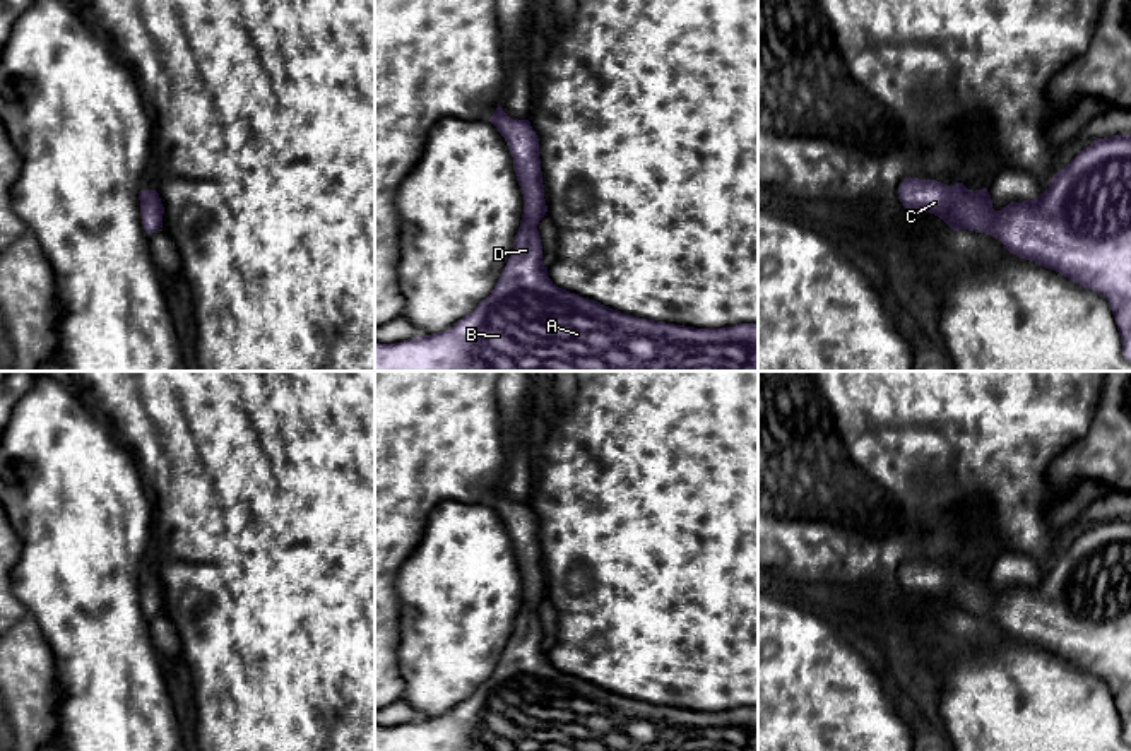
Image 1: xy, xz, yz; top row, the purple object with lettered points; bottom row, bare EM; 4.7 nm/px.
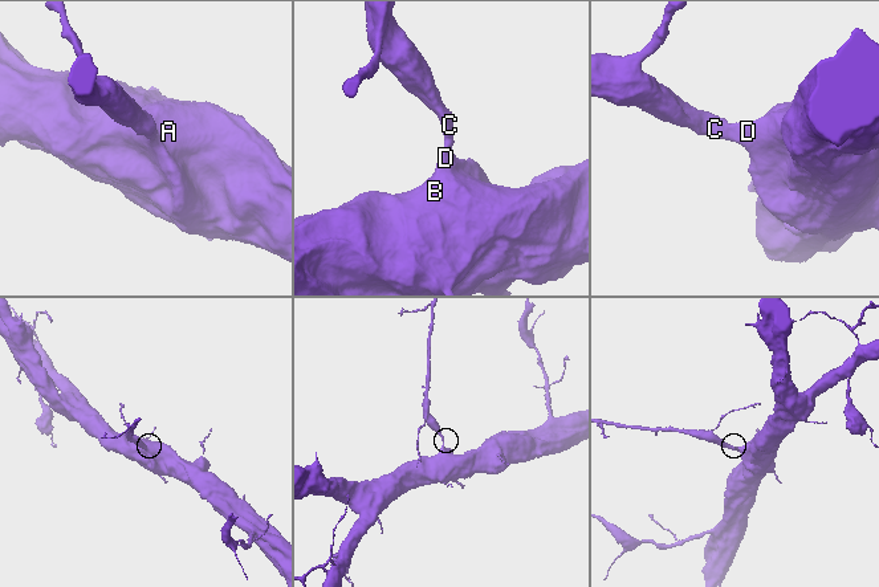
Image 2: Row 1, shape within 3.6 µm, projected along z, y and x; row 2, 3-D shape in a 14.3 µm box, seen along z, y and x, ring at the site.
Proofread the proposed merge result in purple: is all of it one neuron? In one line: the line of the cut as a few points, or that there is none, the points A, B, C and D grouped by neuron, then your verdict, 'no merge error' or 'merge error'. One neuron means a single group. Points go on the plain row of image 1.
cut none; groups A B C D; no merge error

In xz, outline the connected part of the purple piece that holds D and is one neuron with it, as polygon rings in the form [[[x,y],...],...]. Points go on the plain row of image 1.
[[[500,486],[489,505],[510,532],[513,554],[525,585],[512,638],[491,677],[448,713],[395,727],[375,724],[375,751],[758,751],[758,707],[695,712],[645,703],[558,671],[548,660],[548,650],[542,647],[542,628],[537,614],[539,604],[548,595],[539,522],[529,503],[510,501]]]

